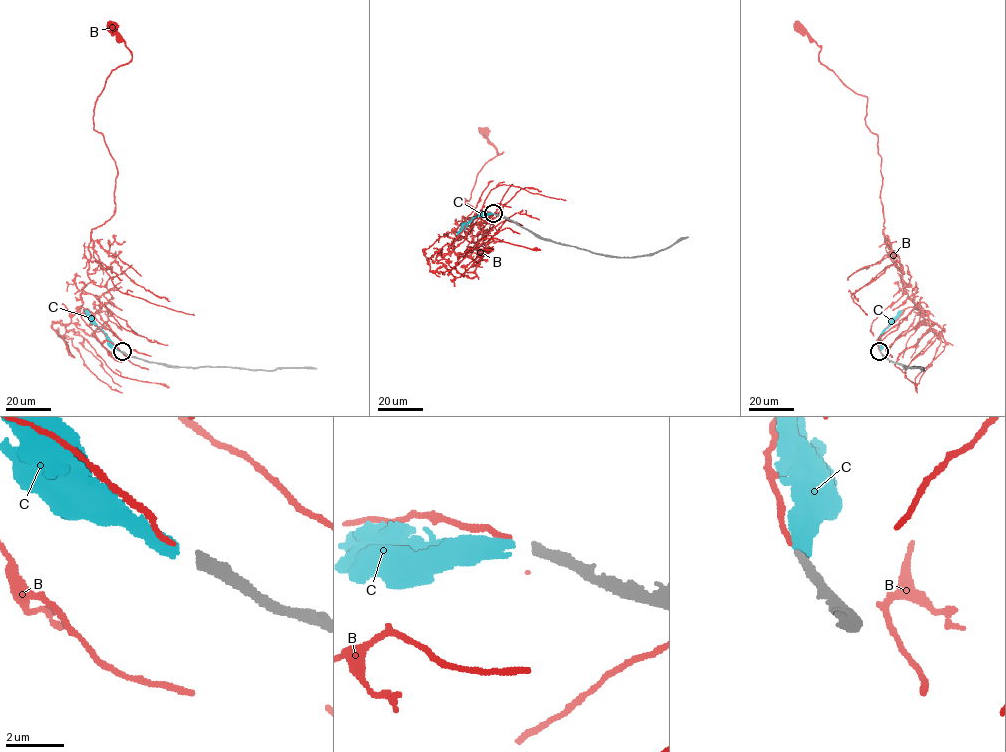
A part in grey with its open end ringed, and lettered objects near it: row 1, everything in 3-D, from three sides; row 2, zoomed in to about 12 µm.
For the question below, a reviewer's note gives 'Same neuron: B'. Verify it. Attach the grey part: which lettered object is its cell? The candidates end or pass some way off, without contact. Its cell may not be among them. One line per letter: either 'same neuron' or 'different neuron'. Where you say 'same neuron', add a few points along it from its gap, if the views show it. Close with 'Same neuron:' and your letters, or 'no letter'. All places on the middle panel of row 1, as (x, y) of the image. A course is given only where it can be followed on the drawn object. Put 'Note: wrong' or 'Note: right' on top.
Note: wrong
B: different neuron
C: same neuron | via (492, 213), (478, 213), (457, 236)
Same neuron: C

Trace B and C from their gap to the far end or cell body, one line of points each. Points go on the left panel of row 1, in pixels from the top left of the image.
B: (120, 350), (77, 307), (91, 230), (115, 206), (117, 168), (93, 121), (106, 79), (132, 57), (112, 25)
C: (121, 351), (109, 341), (86, 310)

